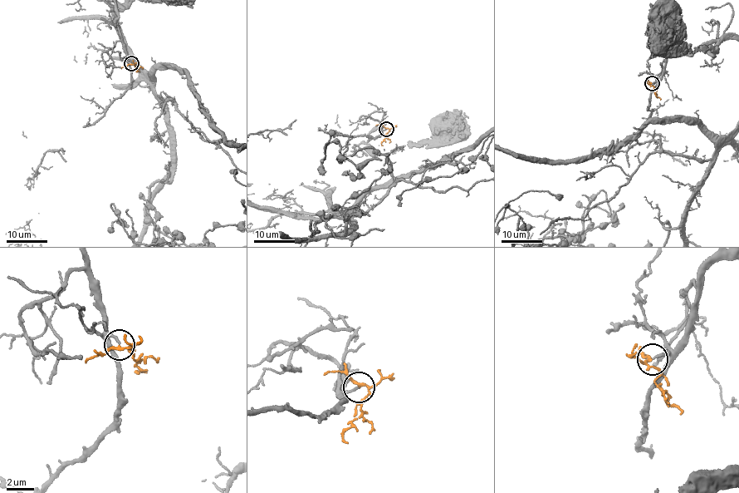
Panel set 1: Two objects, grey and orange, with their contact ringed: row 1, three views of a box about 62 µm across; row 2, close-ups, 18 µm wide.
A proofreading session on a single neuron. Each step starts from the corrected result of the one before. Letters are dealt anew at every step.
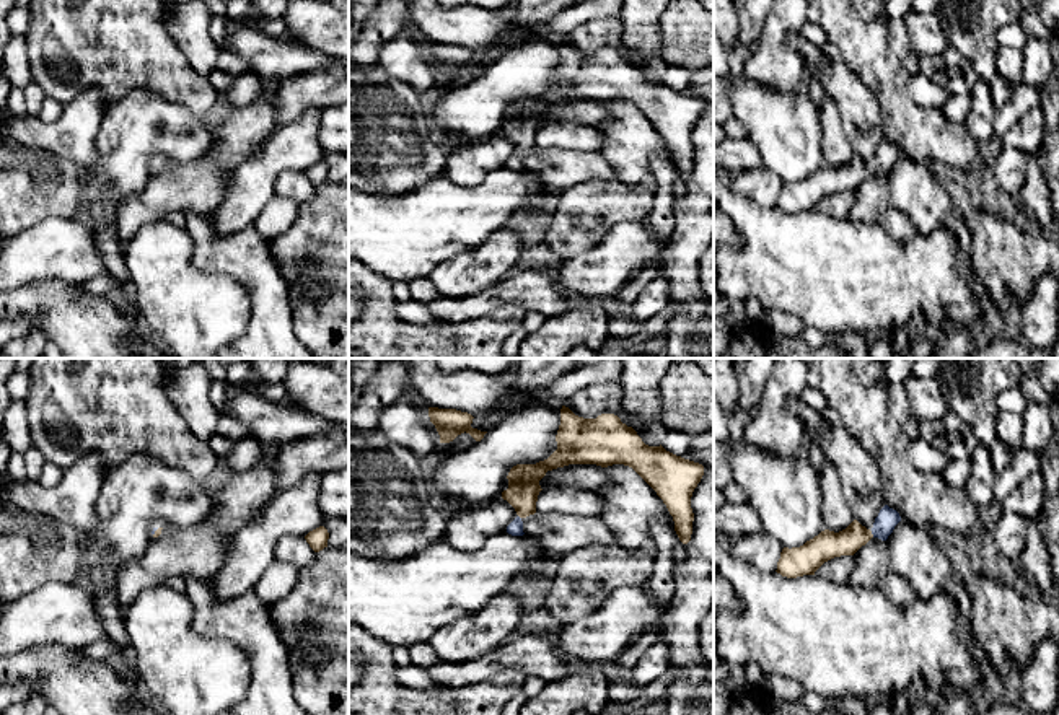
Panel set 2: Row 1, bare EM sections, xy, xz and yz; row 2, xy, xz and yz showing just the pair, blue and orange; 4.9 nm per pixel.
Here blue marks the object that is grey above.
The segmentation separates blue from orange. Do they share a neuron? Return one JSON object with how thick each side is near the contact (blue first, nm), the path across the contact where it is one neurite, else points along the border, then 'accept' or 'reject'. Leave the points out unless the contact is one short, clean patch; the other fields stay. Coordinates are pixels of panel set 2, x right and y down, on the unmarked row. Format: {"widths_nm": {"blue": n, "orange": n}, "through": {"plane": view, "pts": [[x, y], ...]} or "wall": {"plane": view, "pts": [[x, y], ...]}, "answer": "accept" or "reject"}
{"widths_nm": {"blue": 100, "orange": 140}, "through": {"plane": "yz", "pts": [[888, 153], [872, 168], [828, 179]]}, "answer": "accept"}

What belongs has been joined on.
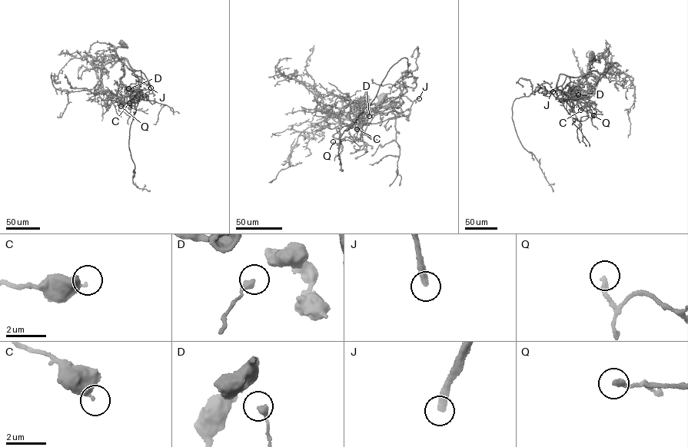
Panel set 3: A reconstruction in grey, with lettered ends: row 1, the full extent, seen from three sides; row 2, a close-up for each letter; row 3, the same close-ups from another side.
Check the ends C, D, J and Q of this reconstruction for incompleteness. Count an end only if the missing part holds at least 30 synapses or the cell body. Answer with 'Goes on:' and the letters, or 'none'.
Goes on: J

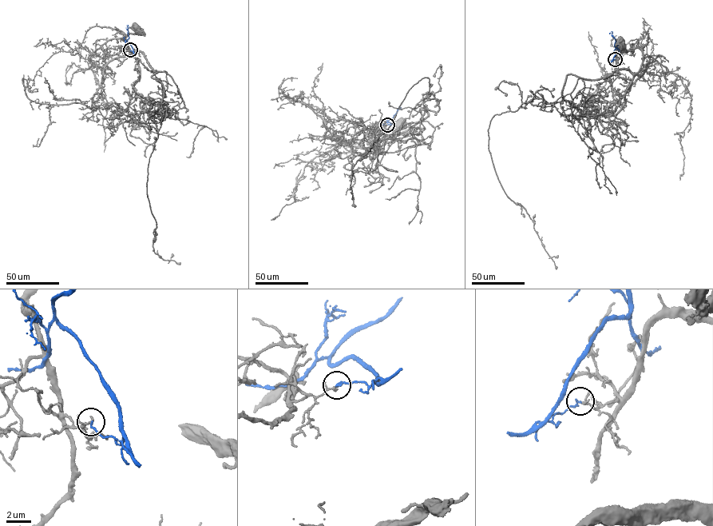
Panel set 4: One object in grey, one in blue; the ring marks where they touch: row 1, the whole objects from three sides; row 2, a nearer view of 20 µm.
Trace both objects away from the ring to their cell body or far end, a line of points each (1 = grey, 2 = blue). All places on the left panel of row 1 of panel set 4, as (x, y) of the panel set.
1: (130, 49), (124, 33), (134, 34), (137, 29)
2: (130, 49), (133, 51), (128, 41), (128, 25)

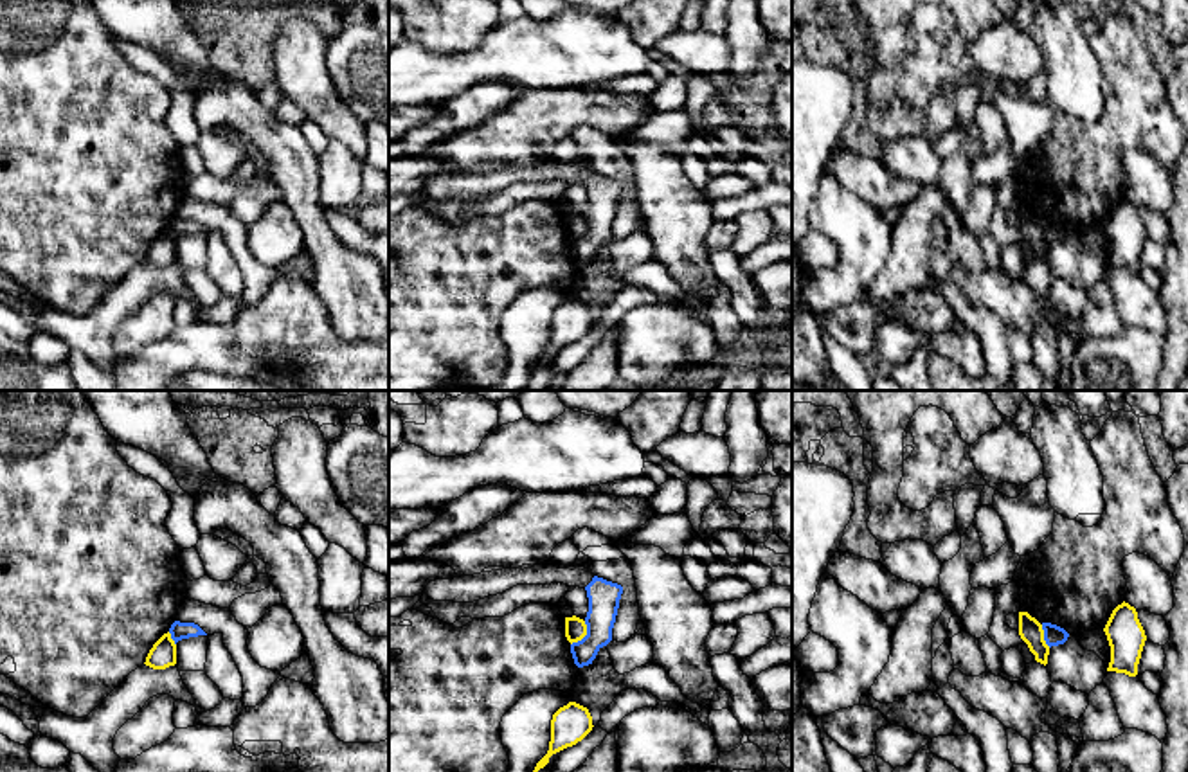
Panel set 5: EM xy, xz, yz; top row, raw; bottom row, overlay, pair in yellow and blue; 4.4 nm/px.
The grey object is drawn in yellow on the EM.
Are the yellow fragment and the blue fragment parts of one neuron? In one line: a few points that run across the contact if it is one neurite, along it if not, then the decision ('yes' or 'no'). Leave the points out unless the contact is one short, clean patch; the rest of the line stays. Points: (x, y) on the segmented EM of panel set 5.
xz (585, 621), (585, 634), (571, 645) | no

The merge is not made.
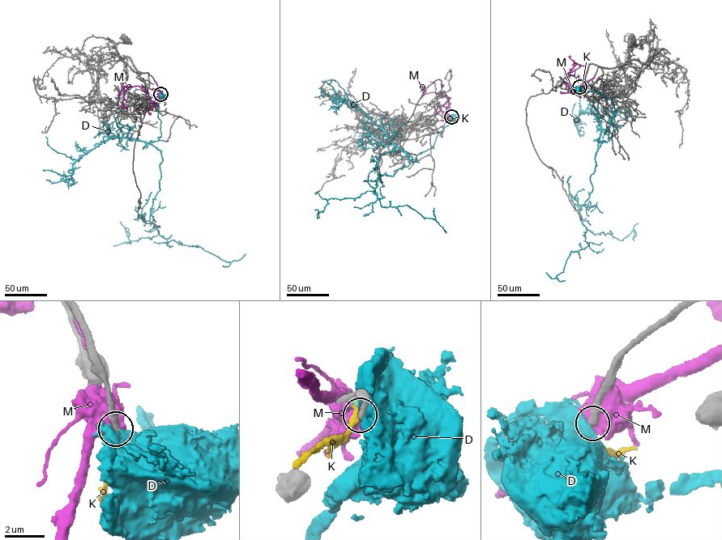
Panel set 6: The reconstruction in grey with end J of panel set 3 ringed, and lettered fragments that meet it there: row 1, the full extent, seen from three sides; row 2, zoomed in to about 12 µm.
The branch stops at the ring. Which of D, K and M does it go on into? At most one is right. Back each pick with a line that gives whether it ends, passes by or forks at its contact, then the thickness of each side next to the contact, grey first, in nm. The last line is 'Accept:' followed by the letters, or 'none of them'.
Accept: none of them

